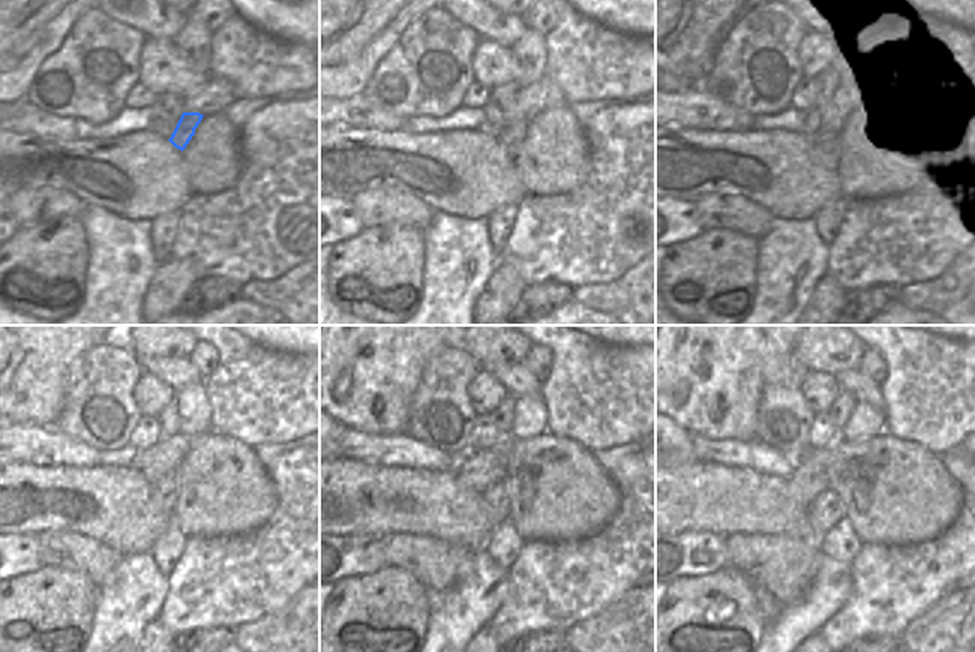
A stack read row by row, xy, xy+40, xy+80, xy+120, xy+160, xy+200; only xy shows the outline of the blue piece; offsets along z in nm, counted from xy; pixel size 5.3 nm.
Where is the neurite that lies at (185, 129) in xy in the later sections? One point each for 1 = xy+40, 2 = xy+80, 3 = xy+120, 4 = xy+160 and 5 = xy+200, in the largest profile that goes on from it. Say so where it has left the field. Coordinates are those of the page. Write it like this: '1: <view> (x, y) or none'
1: xy+40 (512, 135)
2: xy+80 (830, 147)
3: xy+120 (164, 492)
4: xy+160 (495, 496)
5: xy+200 (827, 510)

